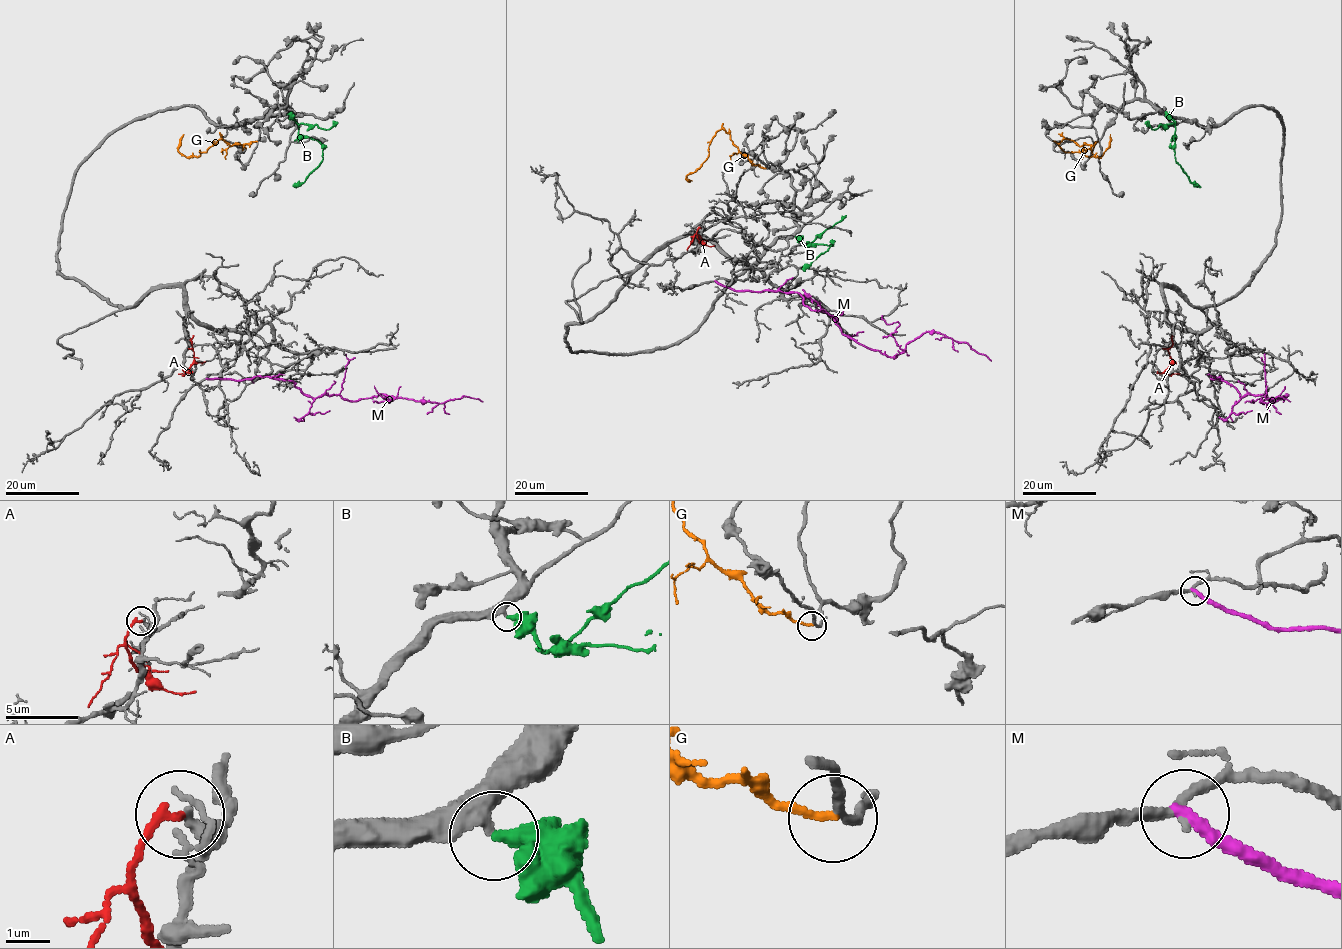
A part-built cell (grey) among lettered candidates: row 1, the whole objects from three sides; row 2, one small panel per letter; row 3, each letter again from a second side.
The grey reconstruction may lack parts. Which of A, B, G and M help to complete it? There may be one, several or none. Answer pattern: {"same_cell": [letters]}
{"same_cell": ["B"]}

